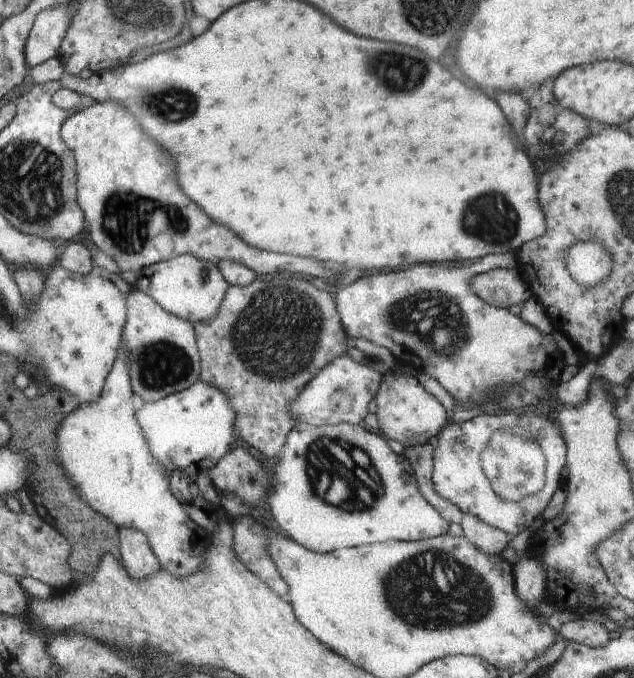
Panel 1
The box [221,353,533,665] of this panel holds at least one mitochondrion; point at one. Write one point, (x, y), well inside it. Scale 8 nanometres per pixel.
(464, 590)

